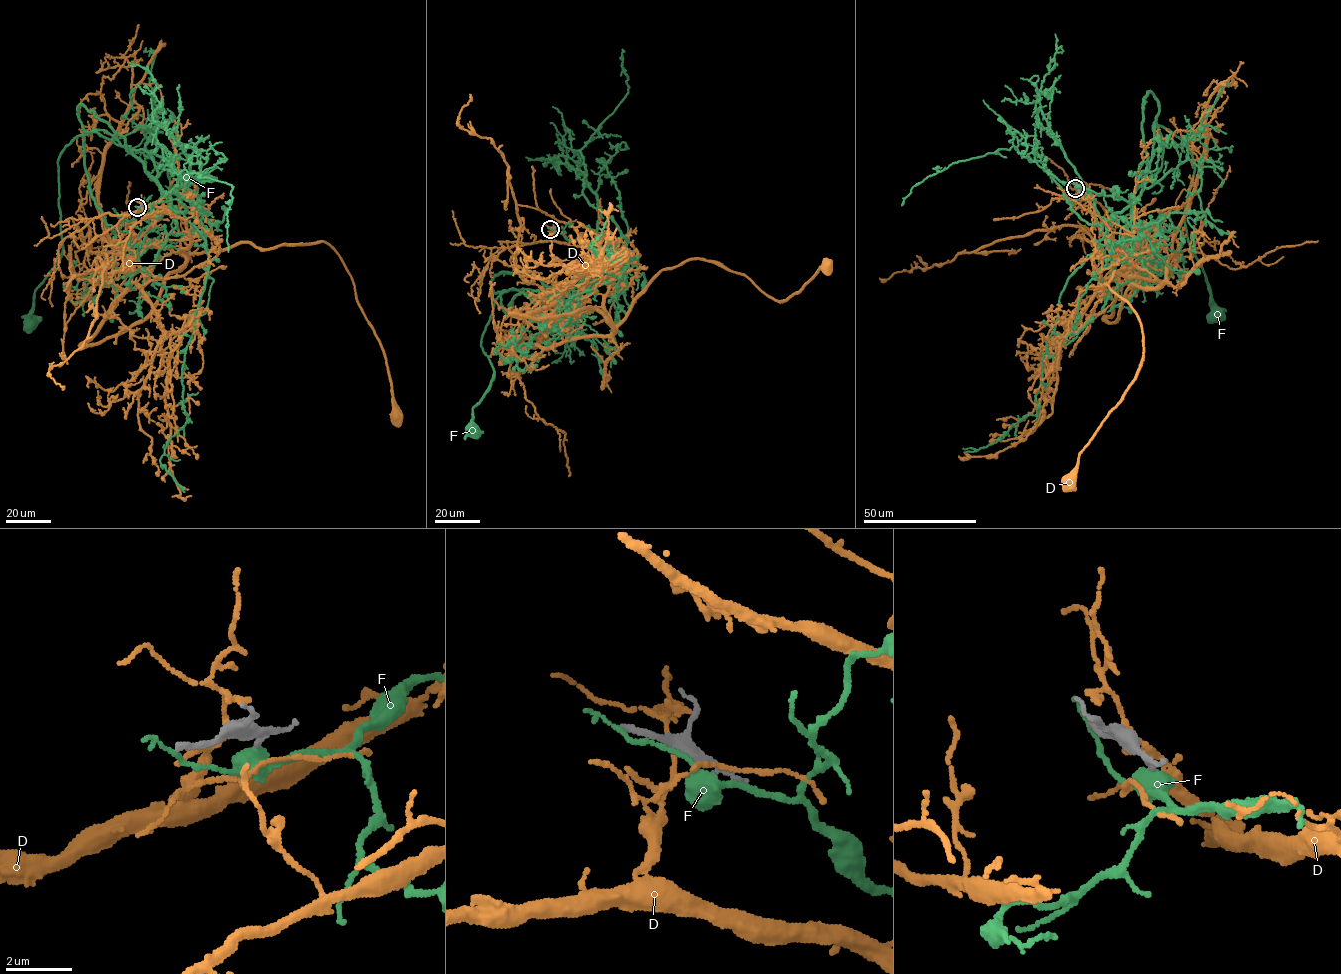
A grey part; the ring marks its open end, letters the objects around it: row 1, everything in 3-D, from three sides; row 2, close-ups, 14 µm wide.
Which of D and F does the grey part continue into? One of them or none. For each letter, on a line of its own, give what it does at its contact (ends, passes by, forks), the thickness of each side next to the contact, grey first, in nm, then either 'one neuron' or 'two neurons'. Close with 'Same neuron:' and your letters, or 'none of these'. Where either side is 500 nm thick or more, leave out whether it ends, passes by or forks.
D: it passes by; 320 nm thick on the grey side, 120 nm on the other; two neurons
F: it passes by; 200 nm thick on the grey side, 100 nm on the other; two neurons
Same neuron: none of these

